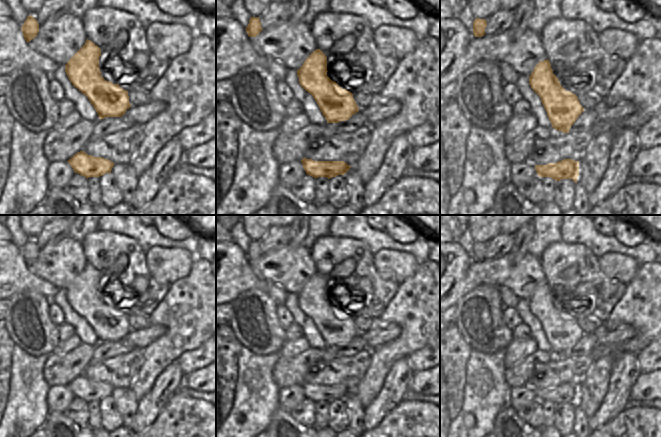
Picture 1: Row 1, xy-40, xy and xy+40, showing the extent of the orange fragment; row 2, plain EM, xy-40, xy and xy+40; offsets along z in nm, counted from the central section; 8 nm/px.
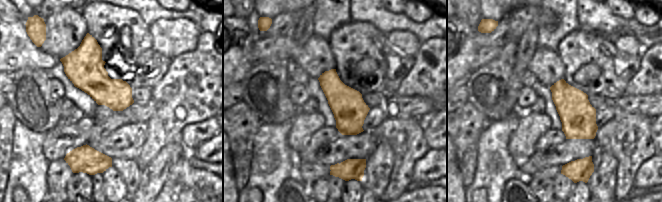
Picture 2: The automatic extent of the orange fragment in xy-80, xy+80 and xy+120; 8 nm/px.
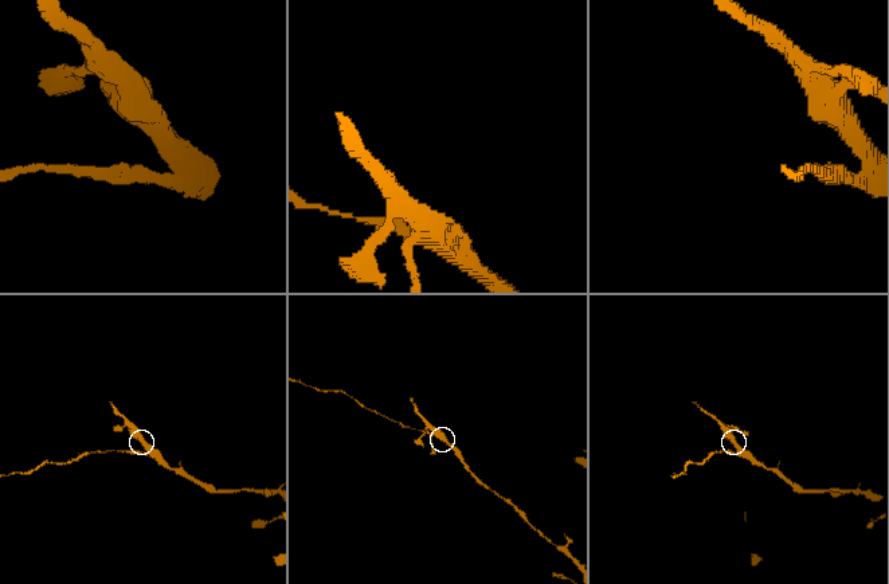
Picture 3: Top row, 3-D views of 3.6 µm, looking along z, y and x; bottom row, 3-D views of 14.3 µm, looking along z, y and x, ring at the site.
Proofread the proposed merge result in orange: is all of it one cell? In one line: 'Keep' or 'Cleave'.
Cleave

